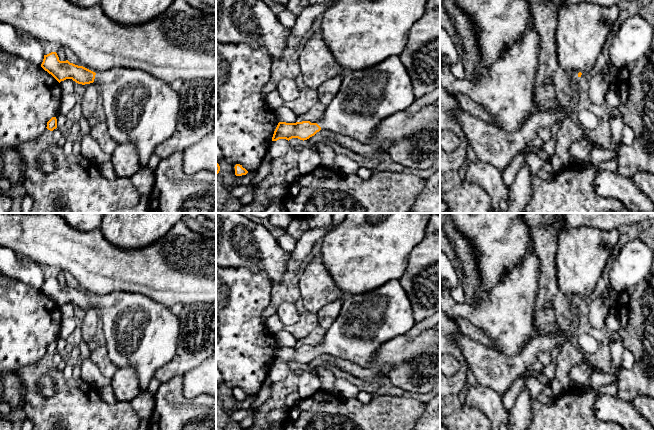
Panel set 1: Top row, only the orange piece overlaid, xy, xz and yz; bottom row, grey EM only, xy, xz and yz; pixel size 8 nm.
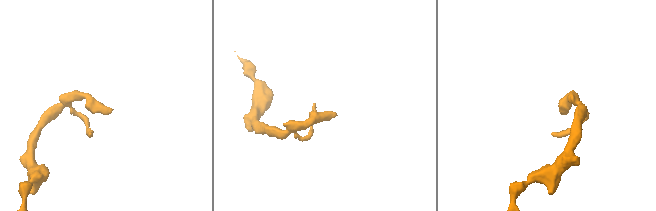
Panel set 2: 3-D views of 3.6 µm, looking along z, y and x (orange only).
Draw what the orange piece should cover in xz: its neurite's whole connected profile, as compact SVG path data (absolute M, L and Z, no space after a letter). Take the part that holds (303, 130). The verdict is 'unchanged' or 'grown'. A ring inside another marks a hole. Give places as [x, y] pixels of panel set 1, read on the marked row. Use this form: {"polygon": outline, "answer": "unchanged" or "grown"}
{"polygon": "M393 55L377 65L345 73L339 91L331 103L325 107L323 117L318 123L311 123L310 121L279 122L272 141L279 139L289 141L292 138L304 141L324 129L366 143L371 138L374 129L386 117L406 111L415 99L409 73L399 56Z", "answer": "grown"}

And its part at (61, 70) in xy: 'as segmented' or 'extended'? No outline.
extended

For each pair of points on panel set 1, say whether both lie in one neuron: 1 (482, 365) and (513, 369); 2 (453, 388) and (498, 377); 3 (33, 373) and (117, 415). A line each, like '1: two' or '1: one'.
1: one
2: two
3: one

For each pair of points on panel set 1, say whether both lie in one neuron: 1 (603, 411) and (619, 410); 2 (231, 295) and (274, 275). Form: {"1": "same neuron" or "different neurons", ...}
{"1": "same neuron", "2": "different neurons"}

